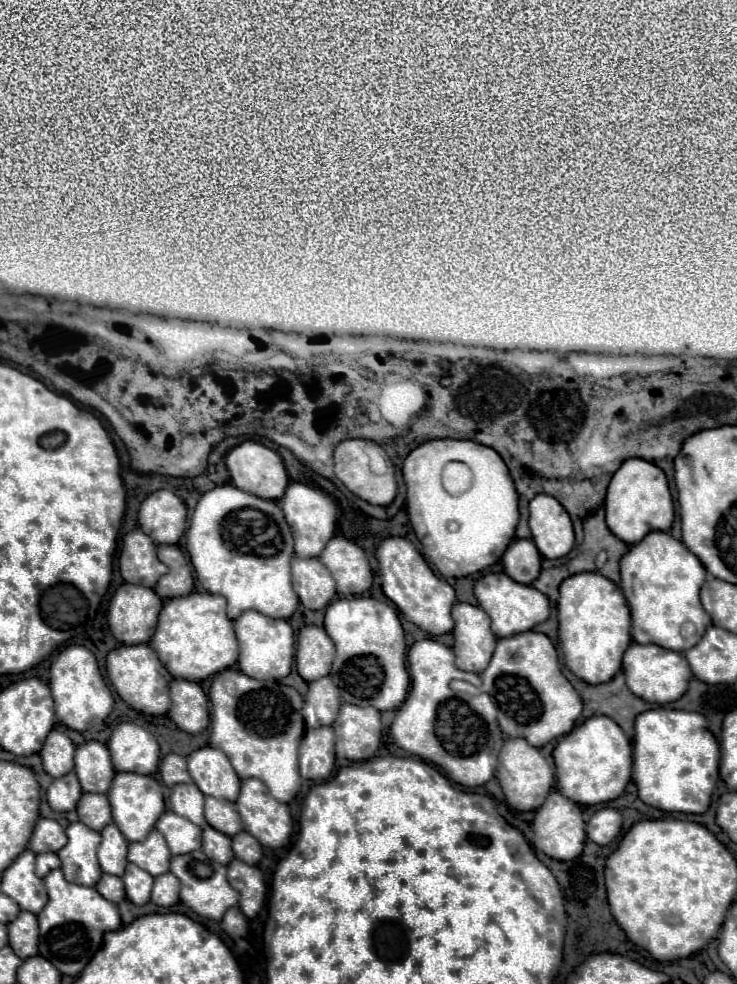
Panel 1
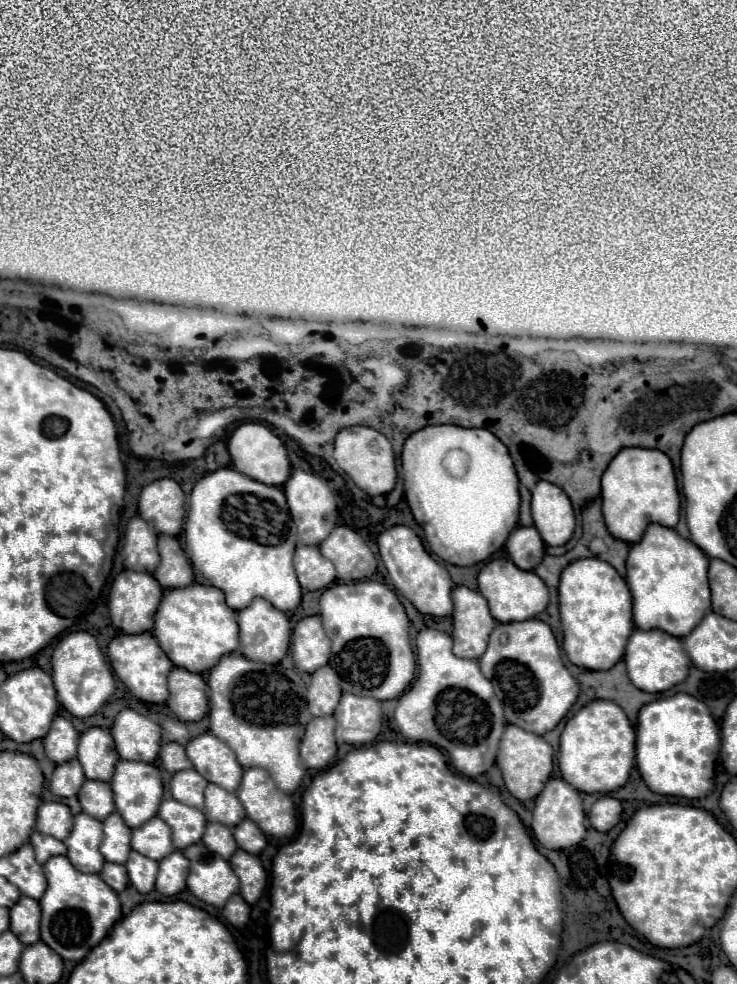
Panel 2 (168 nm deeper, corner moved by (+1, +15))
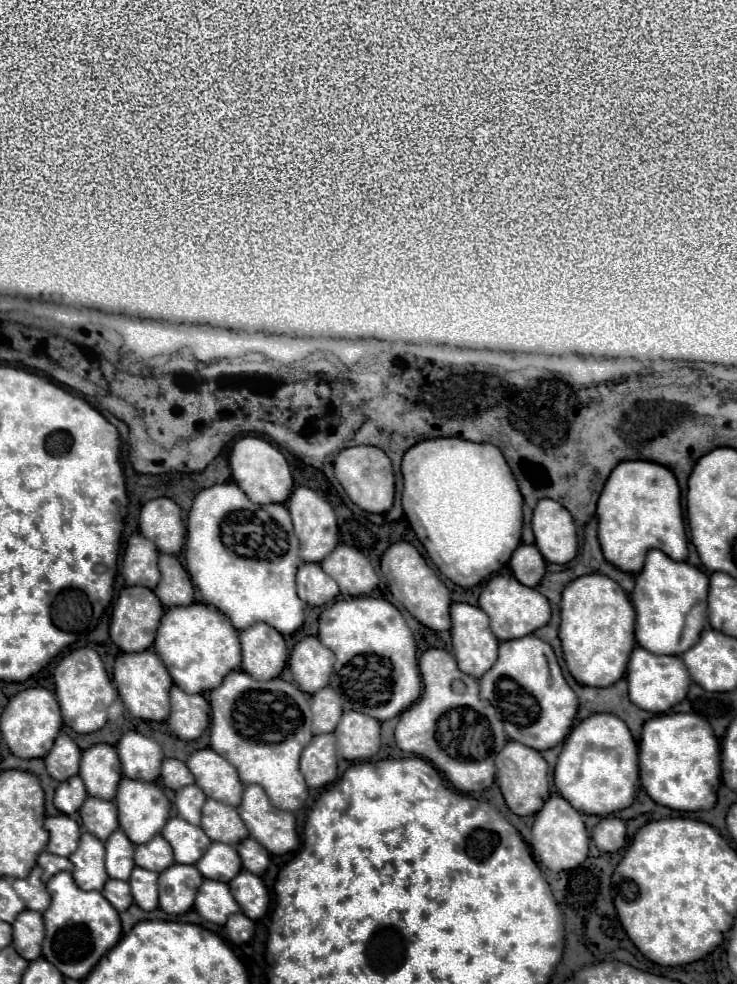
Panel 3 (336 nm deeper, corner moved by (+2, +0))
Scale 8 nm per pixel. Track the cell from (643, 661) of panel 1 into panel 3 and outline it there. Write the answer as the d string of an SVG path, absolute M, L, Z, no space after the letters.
M636 647L632 651L630 661L628 661L626 681L628 681L630 701L634 705L638 705L640 709L652 711L652 713L666 713L670 707L674 707L676 703L680 703L686 697L688 687L690 687L688 669L684 667L680 657L652 655L650 651L644 651L644 647Z

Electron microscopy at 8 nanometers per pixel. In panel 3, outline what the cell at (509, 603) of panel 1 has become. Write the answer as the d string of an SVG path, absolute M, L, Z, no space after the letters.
M512 575L492 577L480 593L480 609L490 617L492 633L500 639L518 639L534 633L538 627L544 627L550 621L550 603L548 599L532 587L524 587Z

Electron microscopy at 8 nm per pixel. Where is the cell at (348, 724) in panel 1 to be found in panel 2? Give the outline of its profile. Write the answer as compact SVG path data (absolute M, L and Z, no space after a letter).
M343 694L333 718L337 720L335 736L339 742L353 746L371 744L381 732L381 702Z

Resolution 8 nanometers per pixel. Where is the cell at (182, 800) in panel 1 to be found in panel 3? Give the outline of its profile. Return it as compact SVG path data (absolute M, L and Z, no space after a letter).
M188 785L188 787L182 787L180 791L176 791L174 805L176 805L178 815L184 821L198 825L204 801L206 801L206 795L202 793L202 789L198 785Z

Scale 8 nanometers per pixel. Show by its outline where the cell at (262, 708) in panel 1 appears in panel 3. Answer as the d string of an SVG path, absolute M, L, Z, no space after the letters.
M236 669L224 677L220 687L210 691L208 701L212 707L210 747L238 769L244 785L262 785L276 807L298 811L308 799L308 787L298 769L298 759L312 739L312 713L304 691L280 677L256 681Z

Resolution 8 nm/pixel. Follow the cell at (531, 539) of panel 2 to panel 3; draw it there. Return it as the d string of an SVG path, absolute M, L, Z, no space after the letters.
M522 543L512 553L510 567L512 567L514 577L526 587L536 587L540 583L540 579L544 577L544 573L546 573L544 557L540 555L536 545L528 545L528 543Z

